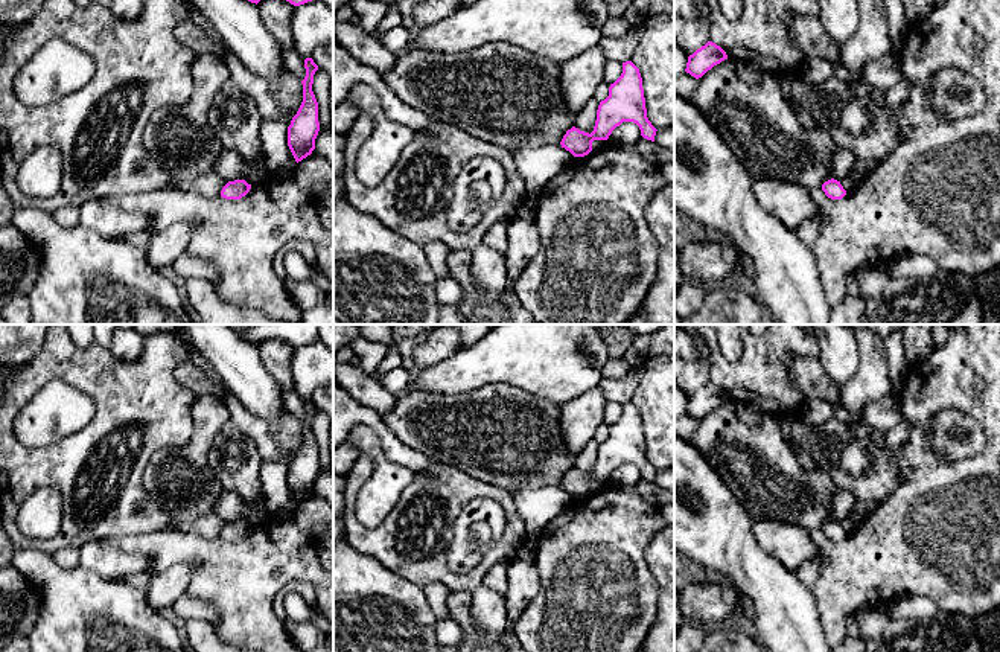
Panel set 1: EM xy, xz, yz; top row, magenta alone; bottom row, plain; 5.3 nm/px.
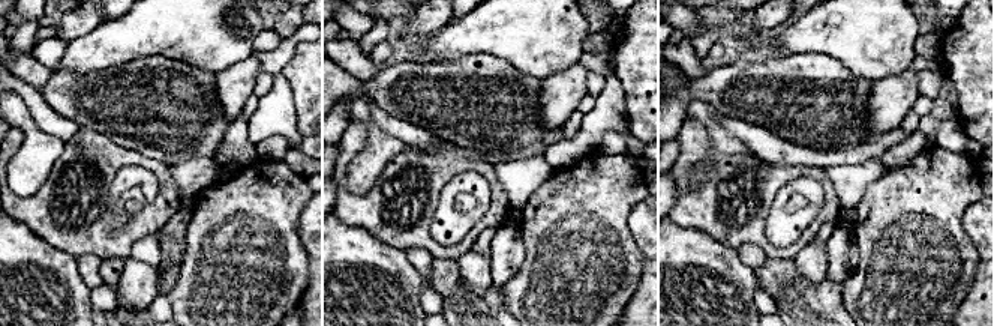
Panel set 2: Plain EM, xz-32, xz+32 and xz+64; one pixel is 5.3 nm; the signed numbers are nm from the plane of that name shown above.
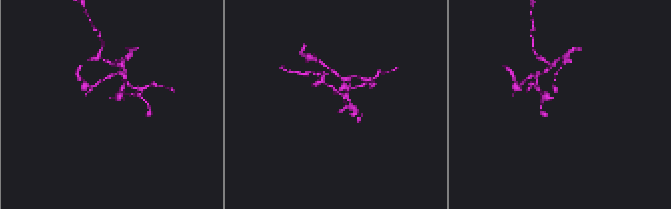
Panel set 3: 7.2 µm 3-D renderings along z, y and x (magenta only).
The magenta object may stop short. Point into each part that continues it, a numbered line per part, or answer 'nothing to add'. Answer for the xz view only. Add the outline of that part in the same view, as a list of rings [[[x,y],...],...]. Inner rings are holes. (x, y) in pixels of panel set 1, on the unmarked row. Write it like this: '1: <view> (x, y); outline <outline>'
nothing to add

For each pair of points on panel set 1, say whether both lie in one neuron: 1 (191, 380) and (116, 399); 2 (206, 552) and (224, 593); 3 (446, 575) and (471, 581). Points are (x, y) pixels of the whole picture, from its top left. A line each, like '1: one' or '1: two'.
1: two
2: one
3: one

